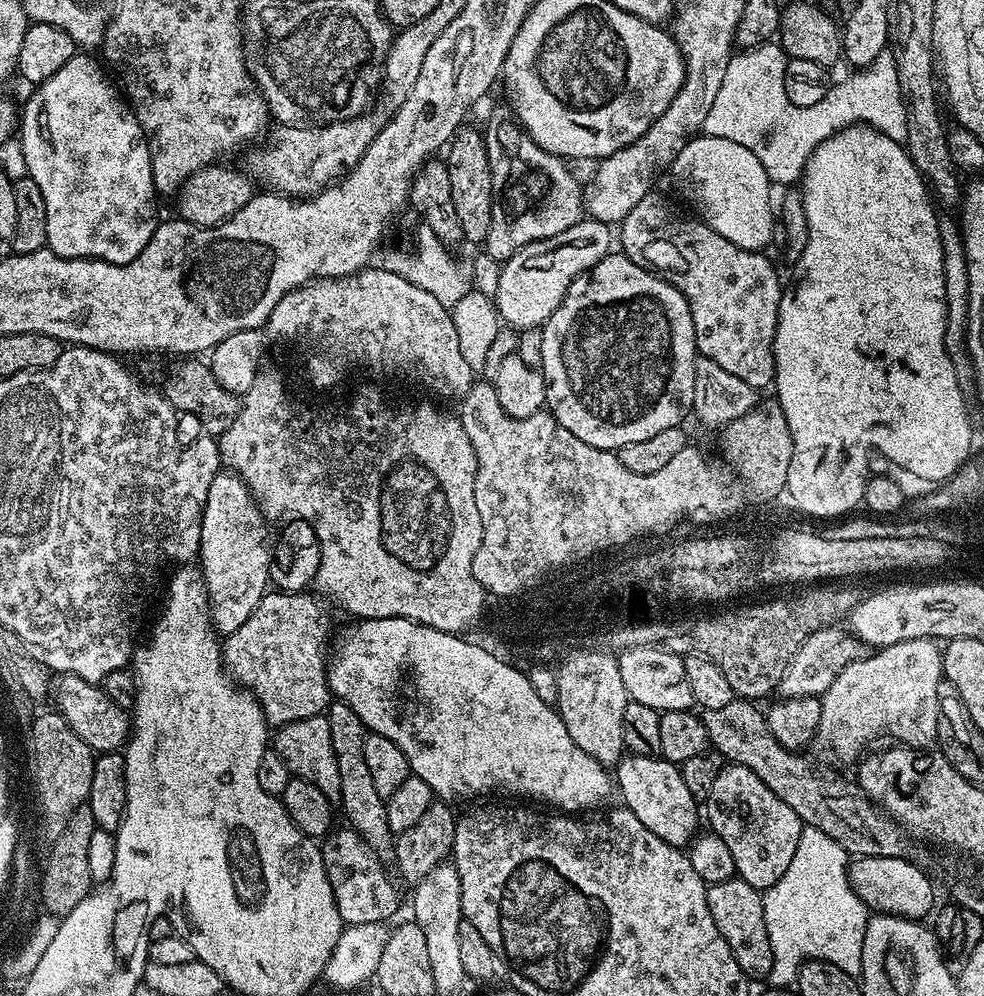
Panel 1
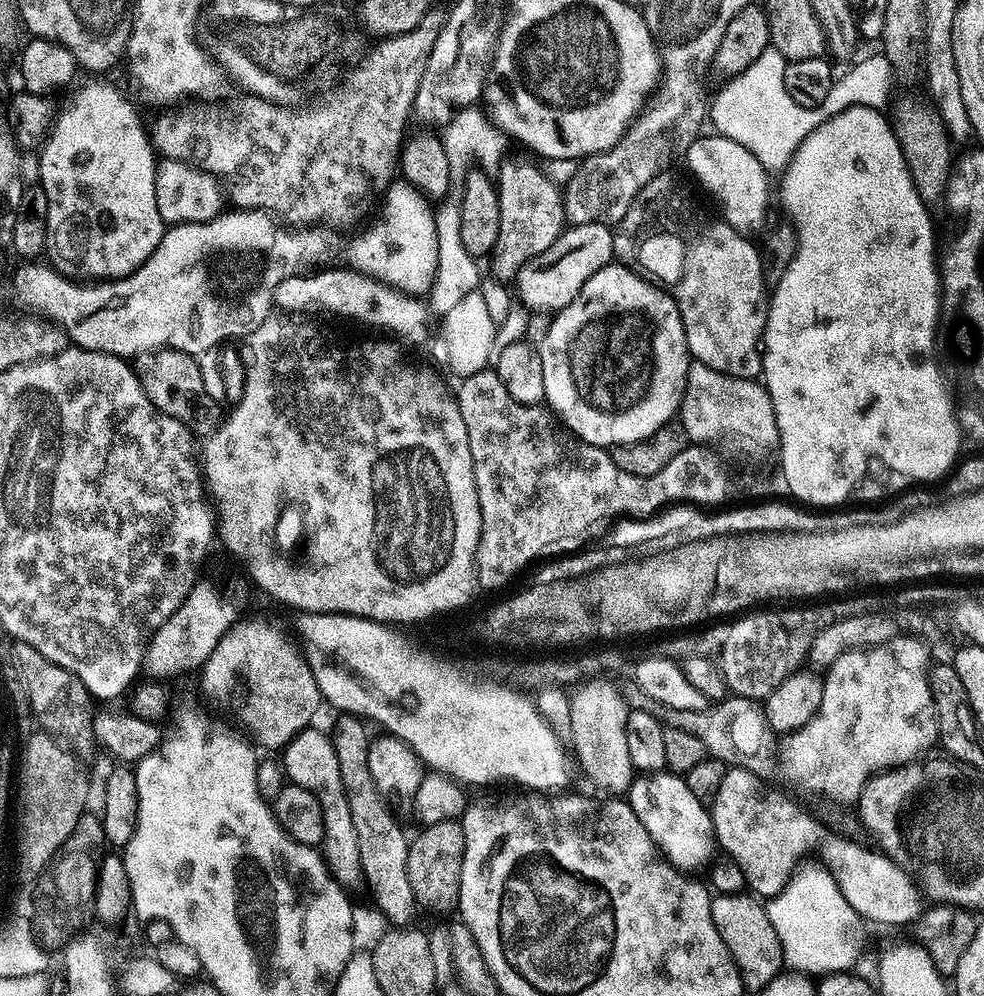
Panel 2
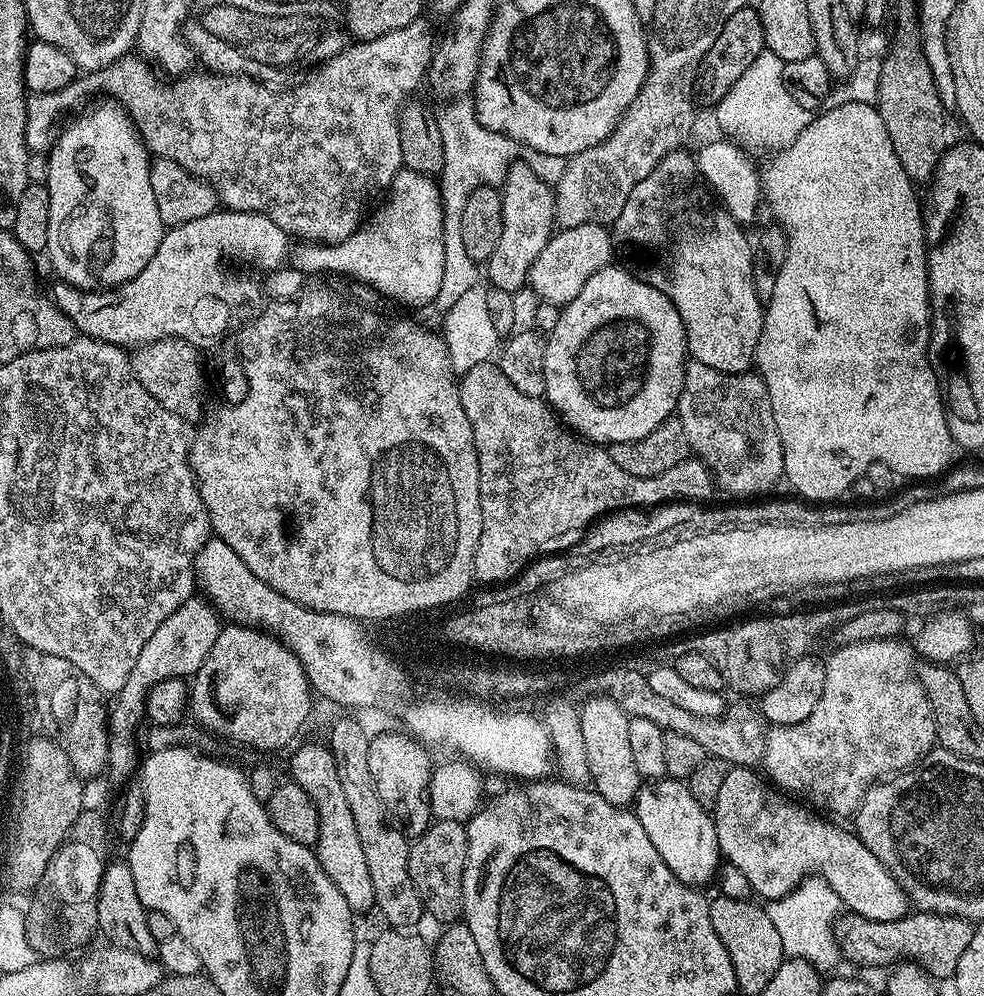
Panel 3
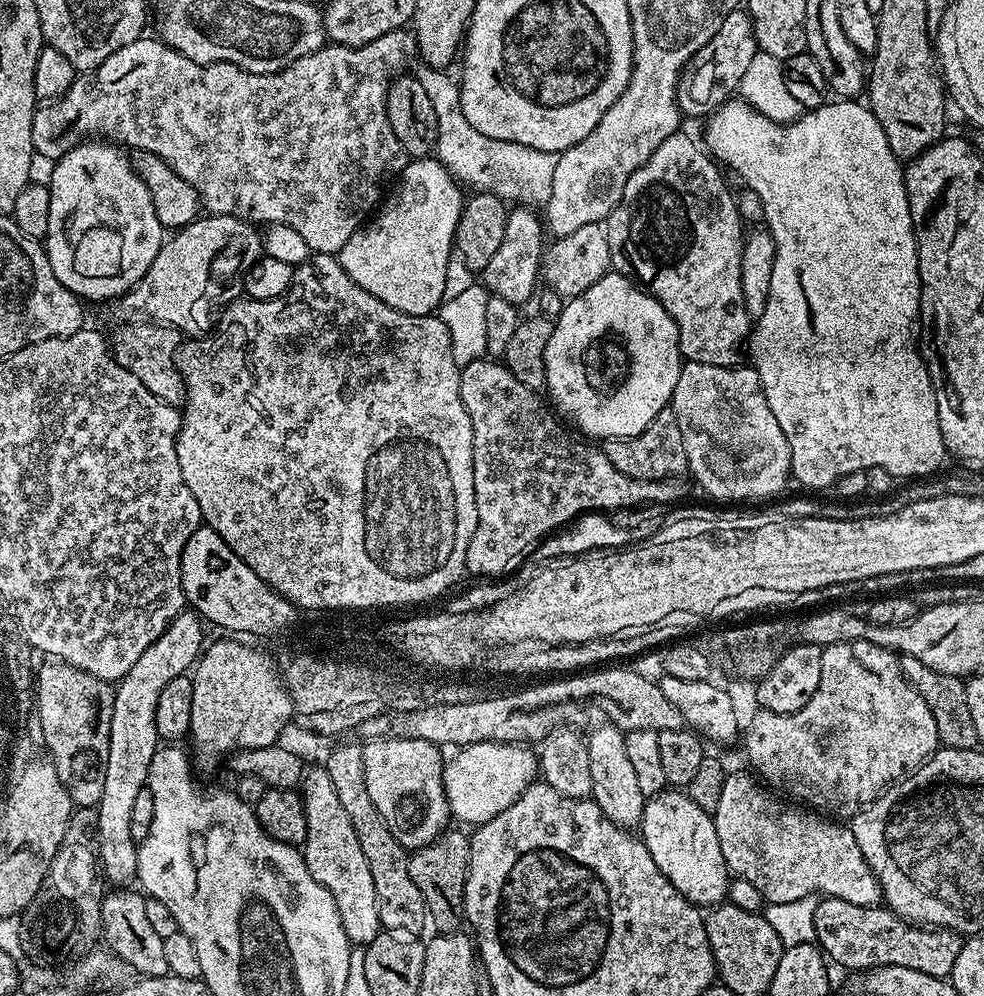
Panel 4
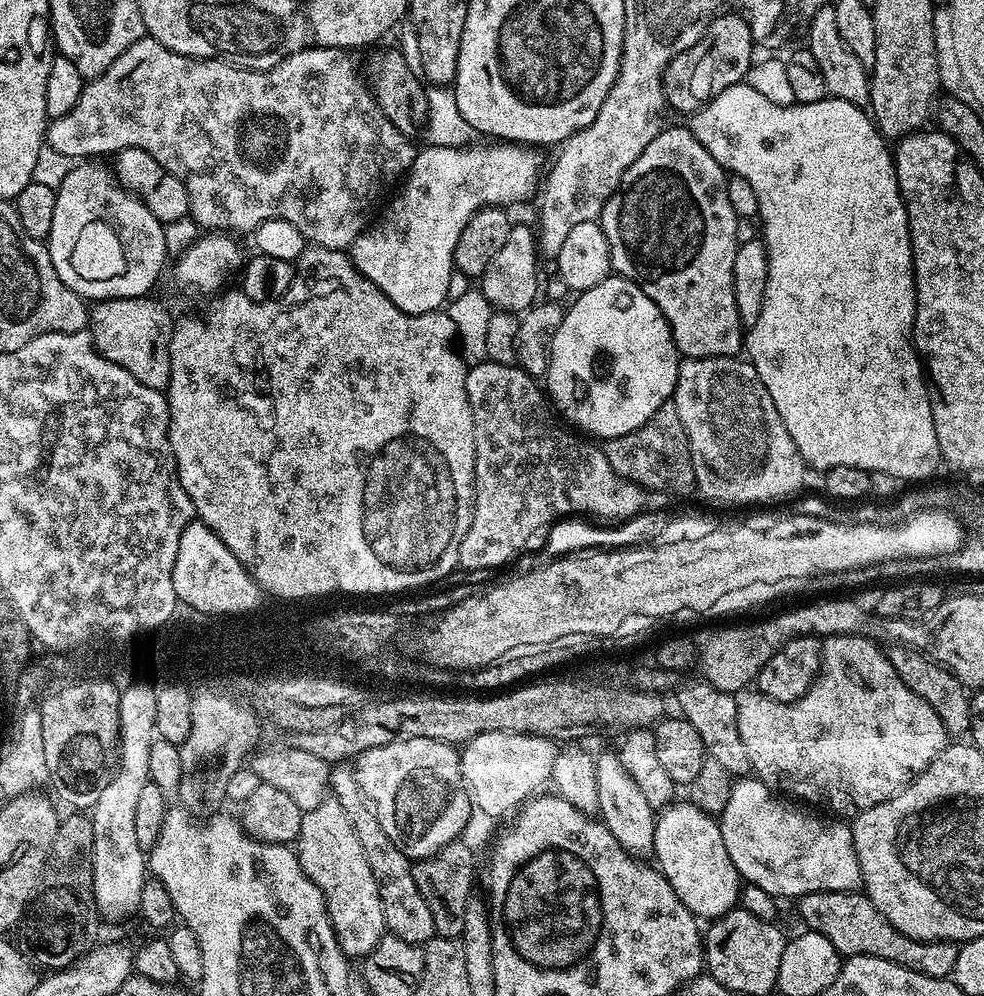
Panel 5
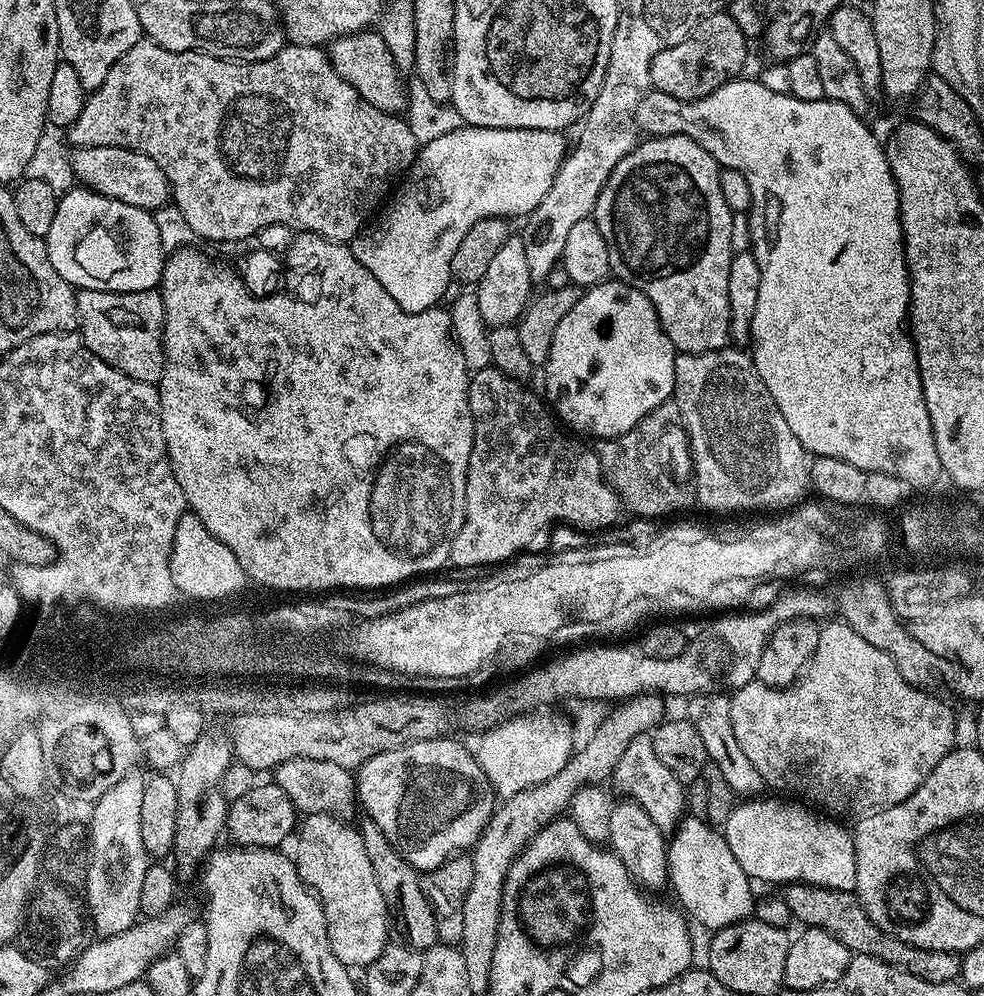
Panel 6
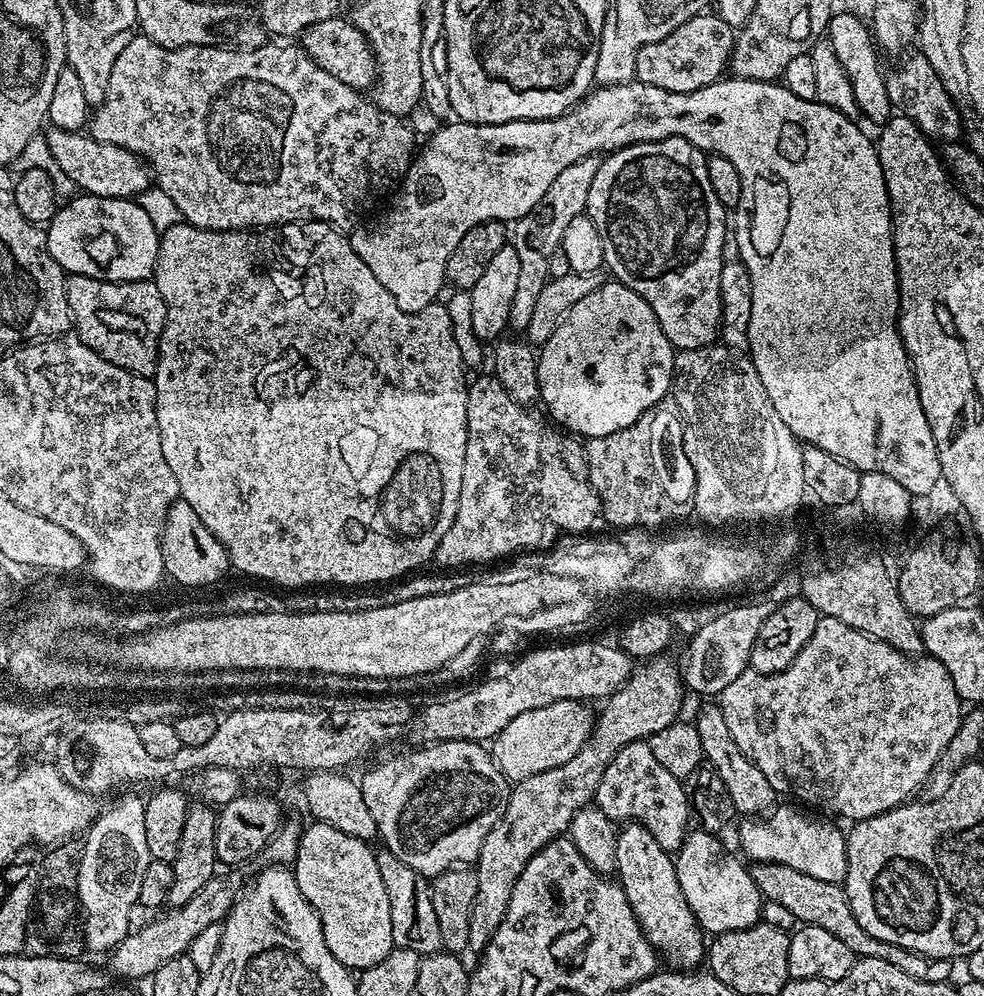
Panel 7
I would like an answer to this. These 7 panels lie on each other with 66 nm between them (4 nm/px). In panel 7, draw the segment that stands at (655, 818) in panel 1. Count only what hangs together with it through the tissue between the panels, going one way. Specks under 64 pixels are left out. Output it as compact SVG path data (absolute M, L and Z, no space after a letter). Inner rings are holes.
M689 831L684 845L674 856L682 892L686 894L696 921L708 934L746 930L762 920L760 887L754 882L749 865L739 855L736 857L720 839L714 832Z

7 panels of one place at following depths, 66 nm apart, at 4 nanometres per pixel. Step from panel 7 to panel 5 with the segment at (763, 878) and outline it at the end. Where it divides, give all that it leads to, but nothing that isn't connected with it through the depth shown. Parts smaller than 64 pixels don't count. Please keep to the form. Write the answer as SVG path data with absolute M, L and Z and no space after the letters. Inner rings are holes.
M859 891L815 892L799 897L798 904L800 904L800 916L804 919L803 927L807 931L817 932L830 938L830 942L840 951L841 957L873 956L874 958L886 958L890 962L906 966L918 974L926 974L930 978L938 978L939 980L951 977L954 962L958 962L959 943L950 940L915 940L898 930L894 930L894 926L890 926L890 922L886 922L882 918L882 914L878 914L878 910L869 902L868 897Z

